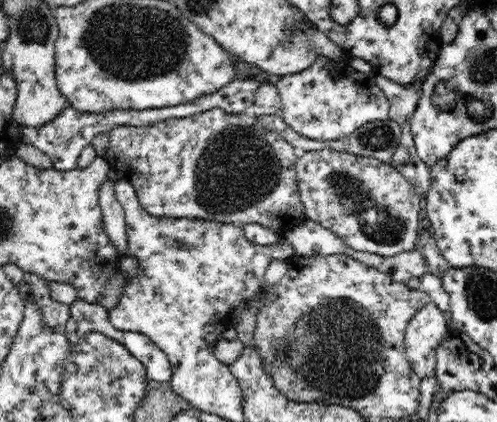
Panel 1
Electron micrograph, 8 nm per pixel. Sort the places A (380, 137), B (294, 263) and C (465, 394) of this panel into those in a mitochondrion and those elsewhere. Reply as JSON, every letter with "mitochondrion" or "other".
{"A":"mitochondrion","B":"other","C":"other"}

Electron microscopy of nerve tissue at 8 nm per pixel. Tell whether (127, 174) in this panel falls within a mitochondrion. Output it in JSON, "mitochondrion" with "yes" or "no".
{"mitochondrion":"no"}

